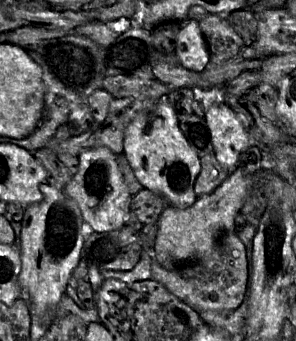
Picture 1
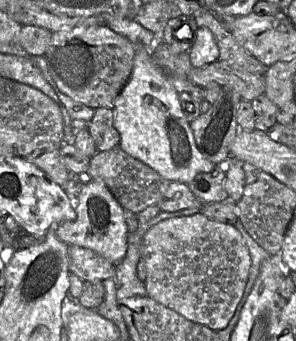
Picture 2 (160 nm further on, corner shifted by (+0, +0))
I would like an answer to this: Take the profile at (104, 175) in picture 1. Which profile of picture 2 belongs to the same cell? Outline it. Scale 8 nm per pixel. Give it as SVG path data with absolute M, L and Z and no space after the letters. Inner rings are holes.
M86 180L75 202L76 219L64 221L56 228L56 236L68 246L88 248L118 266L127 253L128 230L125 209L112 192L101 182Z

